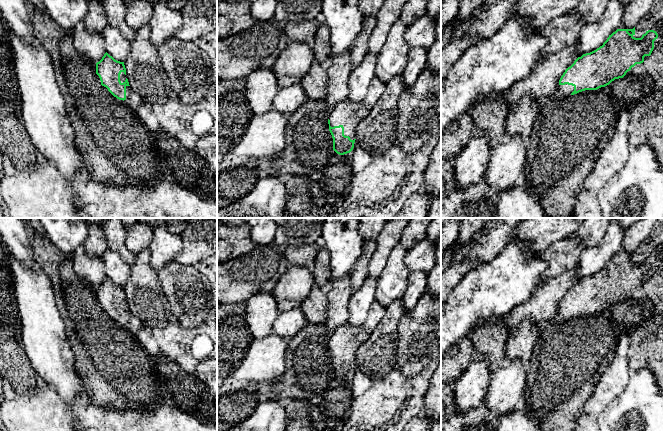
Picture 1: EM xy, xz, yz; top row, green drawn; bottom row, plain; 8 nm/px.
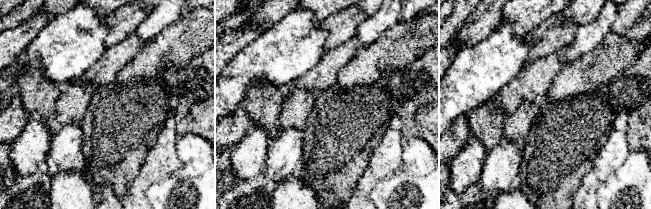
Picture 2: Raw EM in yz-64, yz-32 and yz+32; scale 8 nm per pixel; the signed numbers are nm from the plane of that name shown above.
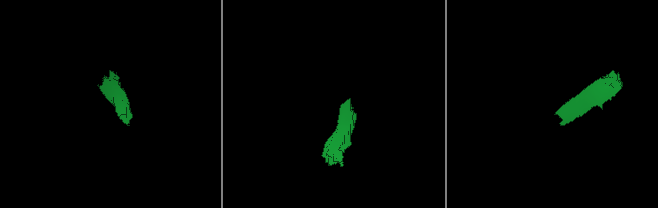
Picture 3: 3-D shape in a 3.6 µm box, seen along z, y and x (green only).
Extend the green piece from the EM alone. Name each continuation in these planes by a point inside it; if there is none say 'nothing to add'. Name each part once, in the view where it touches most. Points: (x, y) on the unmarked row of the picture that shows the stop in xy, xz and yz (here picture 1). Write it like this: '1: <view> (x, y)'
1: xz (349, 339)

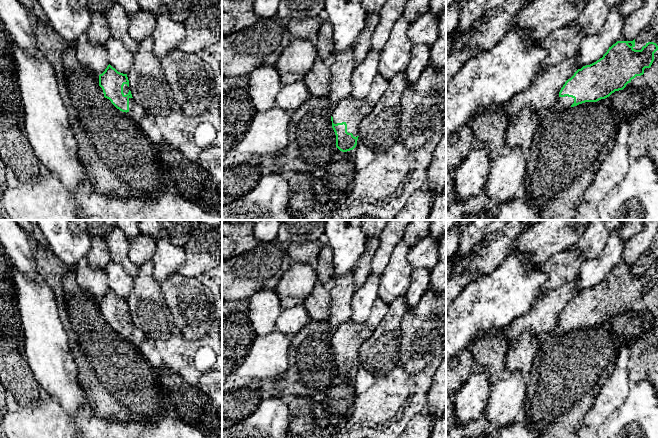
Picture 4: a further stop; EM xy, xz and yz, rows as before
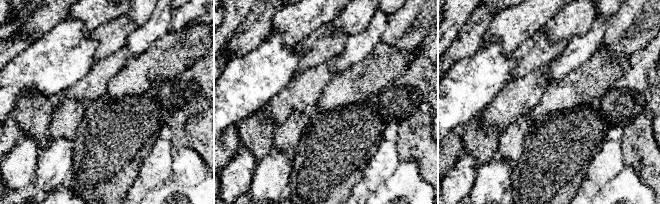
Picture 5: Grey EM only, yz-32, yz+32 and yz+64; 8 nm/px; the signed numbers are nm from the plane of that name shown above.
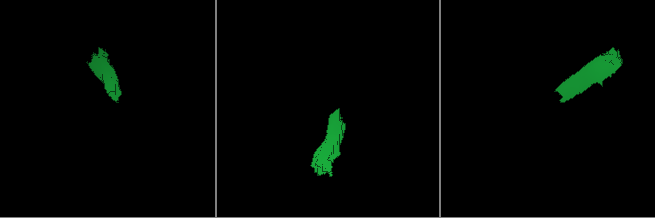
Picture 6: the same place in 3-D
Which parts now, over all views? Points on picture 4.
1: xz (352, 336)

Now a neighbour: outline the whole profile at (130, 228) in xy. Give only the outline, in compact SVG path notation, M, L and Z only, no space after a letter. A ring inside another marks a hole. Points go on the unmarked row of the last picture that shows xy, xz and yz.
M116 220L116 223L128 240L135 239L140 235L139 220Z

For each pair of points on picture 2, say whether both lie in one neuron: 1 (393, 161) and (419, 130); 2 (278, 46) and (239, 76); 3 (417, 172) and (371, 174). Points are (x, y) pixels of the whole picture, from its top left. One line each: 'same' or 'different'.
1: different
2: same
3: different

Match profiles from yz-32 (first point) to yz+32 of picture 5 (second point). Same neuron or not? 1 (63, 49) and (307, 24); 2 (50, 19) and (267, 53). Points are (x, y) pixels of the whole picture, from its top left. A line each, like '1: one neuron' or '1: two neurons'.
1: two neurons
2: two neurons

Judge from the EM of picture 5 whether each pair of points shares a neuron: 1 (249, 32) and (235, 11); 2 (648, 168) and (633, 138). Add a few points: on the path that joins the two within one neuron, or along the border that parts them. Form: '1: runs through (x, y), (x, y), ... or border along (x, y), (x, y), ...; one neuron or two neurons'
1: border along (251, 10), (228, 41); two neurons
2: runs through (648, 161), (648, 158), (638, 145); one neuron

